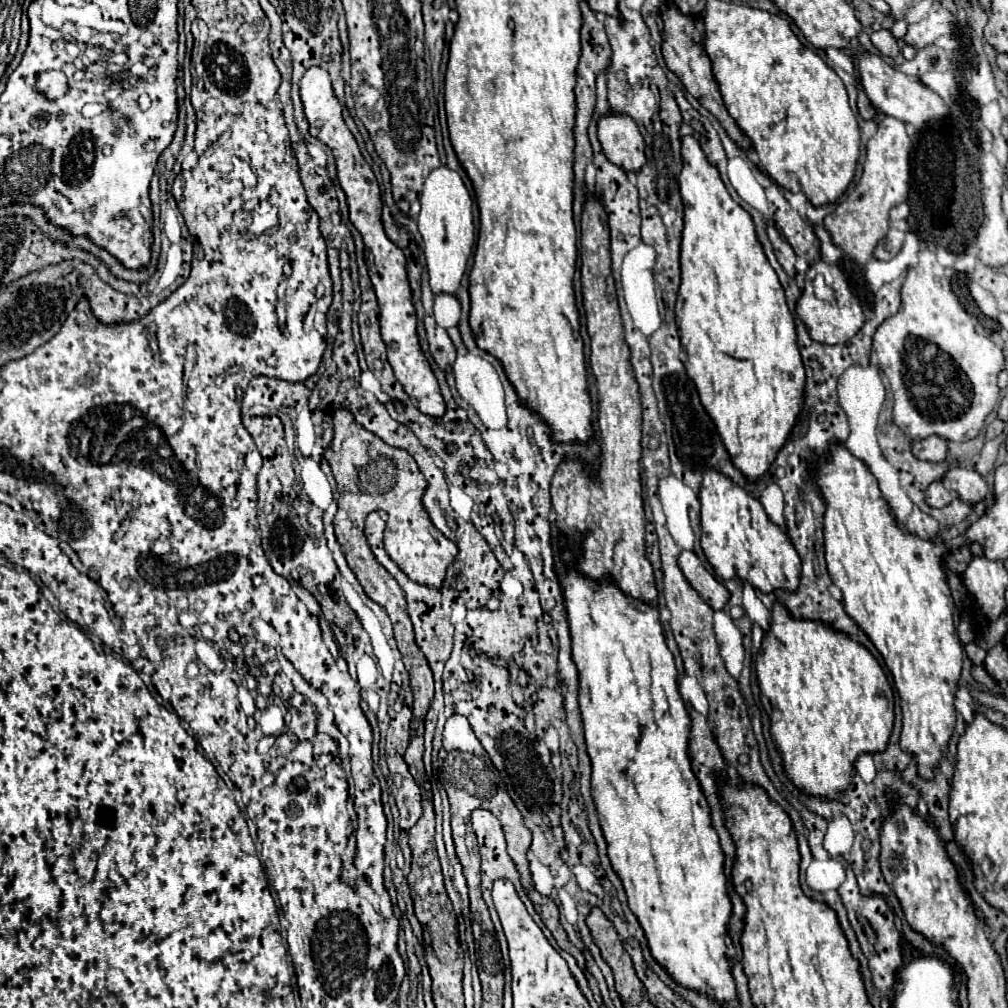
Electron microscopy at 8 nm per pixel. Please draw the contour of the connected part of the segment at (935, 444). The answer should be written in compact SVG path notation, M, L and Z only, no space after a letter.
M931 435L927 439L913 441L913 453L915 453L917 459L929 461L929 463L943 463L947 459L949 447L947 447L945 439L937 437L937 435Z

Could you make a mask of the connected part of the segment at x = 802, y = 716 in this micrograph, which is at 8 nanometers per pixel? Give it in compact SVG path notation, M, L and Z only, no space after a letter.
M775 601L755 669L761 693L771 701L771 735L789 779L811 795L837 799L847 789L847 783L851 783L855 759L861 753L883 751L893 729L893 689L879 661L861 643L839 635L839 631L831 631L831 627L823 627L823 623L791 619L787 607Z

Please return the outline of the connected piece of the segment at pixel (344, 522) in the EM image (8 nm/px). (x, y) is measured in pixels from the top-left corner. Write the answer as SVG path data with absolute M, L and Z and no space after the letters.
M339 409L333 415L333 425L335 425L335 437L329 445L329 449L325 451L325 459L331 465L331 471L335 475L337 481L337 491L339 491L339 511L335 515L335 535L337 541L343 547L355 549L359 547L359 539L363 535L363 521L365 515L369 515L371 511L385 511L389 515L387 519L387 553L389 557L397 563L397 567L415 583L427 585L427 587L435 587L439 589L443 579L445 579L445 571L447 567L453 563L455 555L457 555L457 545L453 541L449 541L429 519L425 507L423 507L423 493L427 489L427 481L421 475L415 459L399 447L391 447L387 445L383 439L379 439L377 435L373 435L371 431L367 431L365 427L361 427L359 423L355 423L355 417L351 415L349 409Z

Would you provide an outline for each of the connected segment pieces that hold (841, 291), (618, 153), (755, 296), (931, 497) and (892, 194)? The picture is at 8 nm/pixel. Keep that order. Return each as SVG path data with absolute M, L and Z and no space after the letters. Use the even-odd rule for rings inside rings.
M817 261L817 263L813 263L813 265L807 269L807 275L805 275L805 289L803 289L801 299L797 301L797 315L799 315L801 321L807 325L807 331L809 331L809 335L811 335L811 339L815 339L815 341L819 341L819 343L825 343L825 345L845 343L845 341L851 339L851 337L863 327L863 323L865 323L863 307L861 307L859 299L853 295L853 291L849 289L847 277L845 277L843 271L839 269L839 265L835 265L835 263L825 263L825 261ZM817 273L823 273L827 285L833 287L833 289L837 289L835 303L819 301L819 299L813 295L813 277L815 277Z
M611 113L599 121L597 133L603 153L611 163L623 171L639 173L639 169L645 165L645 143L631 117Z
M693 135L681 143L683 169L679 175L683 199L681 235L681 287L677 291L677 319L681 343L687 349L687 375L695 381L699 397L733 459L747 479L759 479L771 467L777 451L785 445L791 427L803 407L805 369L797 347L793 315L775 269L769 265L763 245L757 241L751 215L731 199L719 169L707 161Z
M941 481L931 483L929 489L927 489L927 493L925 493L925 501L927 501L929 507L945 507L945 505L951 503L951 499L953 497L951 497L949 489Z
M885 117L879 123L877 133L867 143L867 161L863 169L861 183L847 193L845 201L825 217L827 231L831 233L835 245L839 245L847 259L865 265L873 259L873 249L879 239L889 231L889 211L907 199L909 193L909 151L911 137L905 131L905 123L895 117Z

